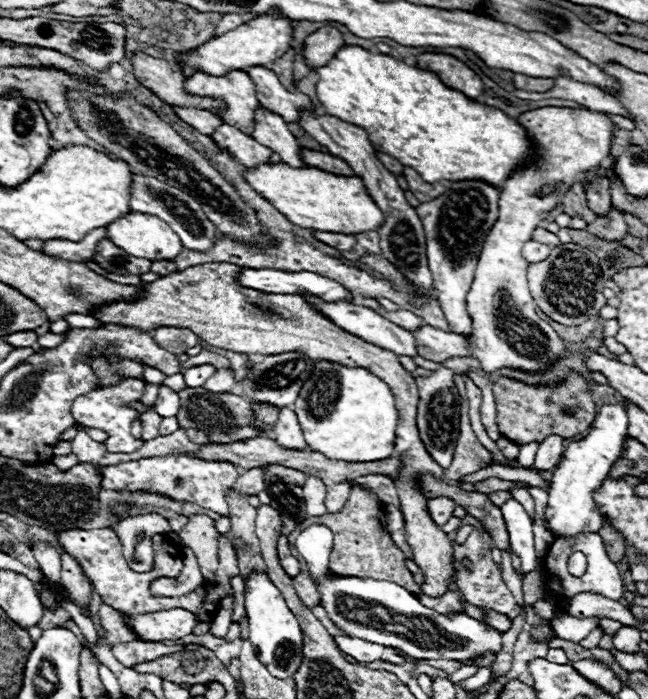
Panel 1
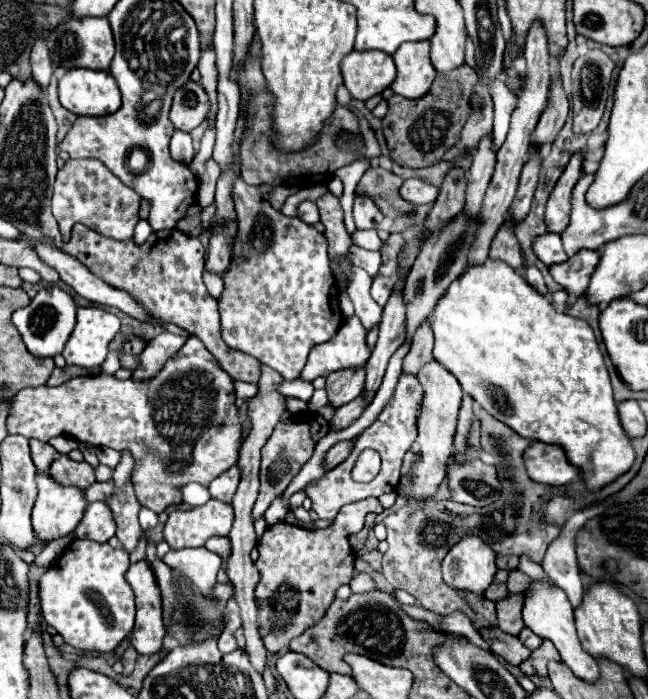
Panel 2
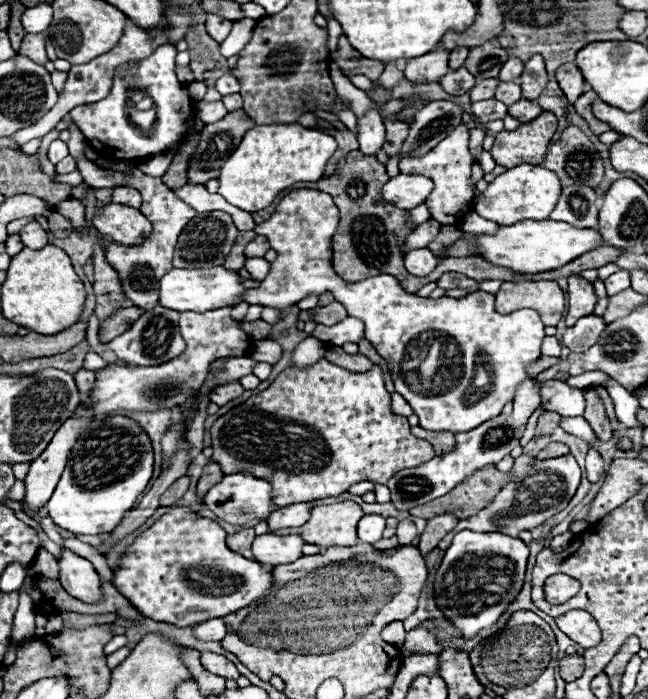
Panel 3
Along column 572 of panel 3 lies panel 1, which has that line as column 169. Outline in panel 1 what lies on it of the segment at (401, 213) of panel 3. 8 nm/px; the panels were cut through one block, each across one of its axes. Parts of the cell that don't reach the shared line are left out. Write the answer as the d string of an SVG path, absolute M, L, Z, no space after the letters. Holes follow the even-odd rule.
M156 260L156 262L152 262L152 268L150 270L156 272L156 274L160 274L160 276L168 276L168 274L178 272L174 260Z

